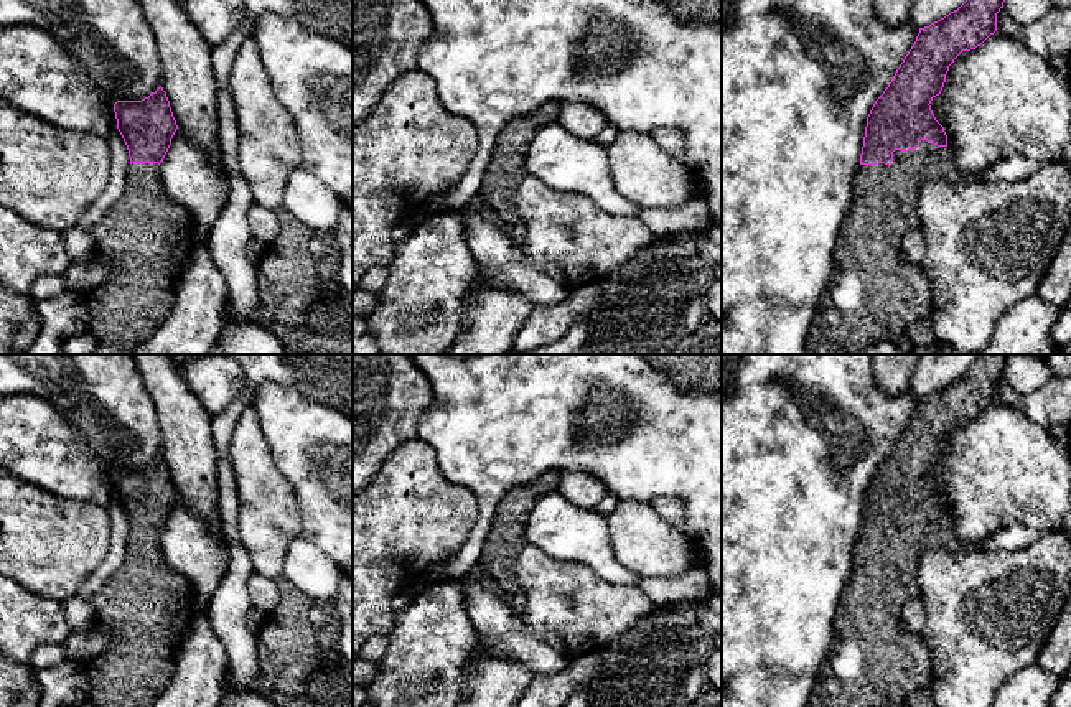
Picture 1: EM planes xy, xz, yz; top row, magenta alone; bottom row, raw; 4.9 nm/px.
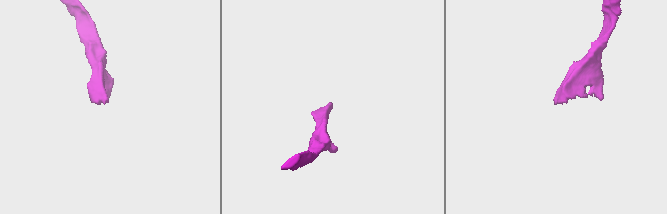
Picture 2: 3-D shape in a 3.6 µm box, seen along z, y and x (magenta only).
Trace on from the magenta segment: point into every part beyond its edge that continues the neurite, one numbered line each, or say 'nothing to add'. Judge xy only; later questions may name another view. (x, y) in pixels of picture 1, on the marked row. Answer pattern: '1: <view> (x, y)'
1: xy (147, 236)

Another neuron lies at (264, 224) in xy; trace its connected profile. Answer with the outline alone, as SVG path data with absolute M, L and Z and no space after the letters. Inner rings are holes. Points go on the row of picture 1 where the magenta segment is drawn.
M252 204L247 211L247 221L250 227L250 239L255 239L264 249L267 249L280 231L280 222L275 211Z

